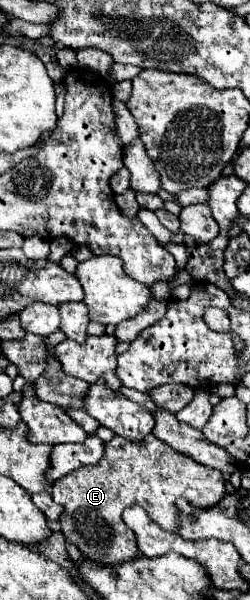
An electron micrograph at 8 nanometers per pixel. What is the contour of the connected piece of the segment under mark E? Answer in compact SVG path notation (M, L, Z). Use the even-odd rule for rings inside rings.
M147 435L141 443L113 437L105 443L105 453L99 463L79 467L57 479L51 487L53 501L63 505L59 519L61 533L67 541L73 541L83 555L99 559L99 563L115 563L115 559L133 559L139 555L133 531L129 531L121 519L125 507L141 505L159 527L175 531L179 517L175 501L179 497L191 499L197 507L213 507L223 495L225 479L219 471L171 449L155 435Z

